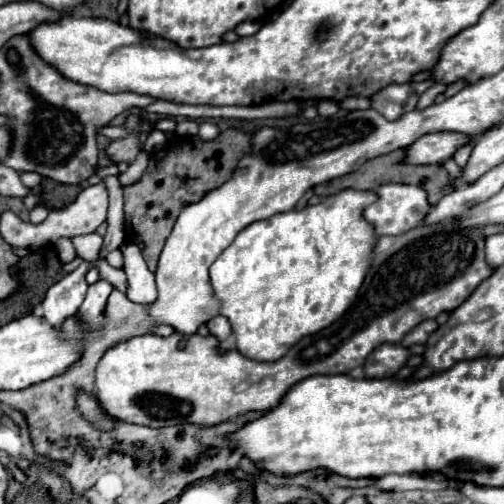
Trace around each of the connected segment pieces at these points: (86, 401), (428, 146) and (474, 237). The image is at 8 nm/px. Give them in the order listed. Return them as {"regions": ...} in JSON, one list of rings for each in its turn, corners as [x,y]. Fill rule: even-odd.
{"regions":[[[[79,391],[77,395],[77,403],[79,403],[79,409],[83,411],[83,415],[87,419],[91,419],[91,423],[99,423],[99,427],[111,427],[111,419],[107,419],[101,411],[101,407],[95,405],[95,401],[89,399],[89,395],[85,395],[83,391]]],[[[441,131],[441,133],[423,135],[413,145],[407,147],[405,161],[415,163],[415,165],[445,163],[445,161],[453,159],[457,149],[469,145],[471,141],[473,141],[473,137],[467,137],[465,133],[455,133],[455,131]]],[[[455,219],[455,233],[447,231],[443,235],[443,223],[437,223],[415,227],[397,237],[387,237],[387,241],[393,243],[385,251],[375,253],[365,283],[349,311],[327,329],[311,337],[303,337],[289,349],[283,359],[275,363],[259,363],[243,357],[237,349],[221,351],[221,341],[211,333],[207,337],[201,337],[197,333],[191,337],[185,337],[181,333],[173,333],[169,337],[141,335],[111,347],[99,361],[95,381],[99,391],[99,405],[109,417],[145,427],[167,427],[181,423],[211,427],[249,411],[269,411],[277,407],[283,395],[301,379],[307,379],[311,375],[351,373],[355,367],[361,367],[365,363],[367,355],[377,345],[401,343],[401,339],[421,321],[435,319],[441,311],[457,309],[477,289],[477,285],[495,271],[485,261],[485,235],[481,225],[465,229]]]]}

